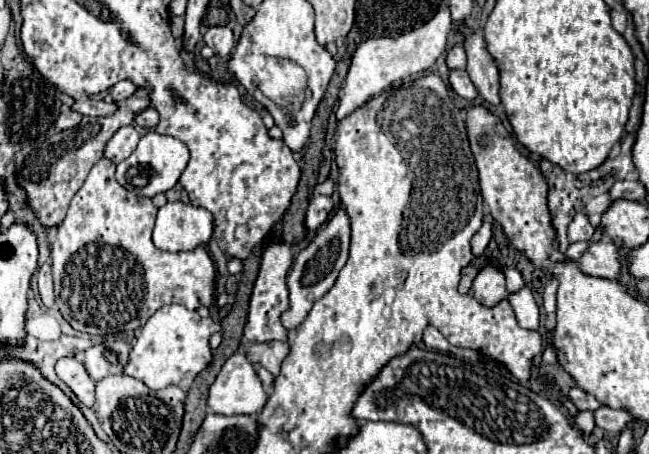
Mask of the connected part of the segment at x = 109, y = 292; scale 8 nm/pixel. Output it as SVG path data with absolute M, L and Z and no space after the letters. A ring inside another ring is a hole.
M101 158L89 172L85 184L73 196L67 216L61 222L55 240L51 242L55 304L71 328L95 336L131 332L143 326L161 306L181 304L187 310L211 306L215 290L215 266L205 248L195 248L185 254L171 254L155 248L151 232L155 226L157 208L151 198L133 196L115 180L115 164Z

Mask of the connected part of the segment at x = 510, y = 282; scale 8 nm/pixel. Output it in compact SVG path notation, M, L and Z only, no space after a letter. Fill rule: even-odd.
M505 266L505 268L503 268L503 274L505 274L505 280L507 280L508 292L515 292L517 288L521 288L521 286L525 284L523 278L521 278L521 274L519 274L515 268Z

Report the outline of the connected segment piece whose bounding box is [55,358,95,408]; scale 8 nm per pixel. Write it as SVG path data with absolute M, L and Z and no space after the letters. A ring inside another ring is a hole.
M61 358L55 372L87 408L95 406L95 382L89 378L85 366L77 358Z

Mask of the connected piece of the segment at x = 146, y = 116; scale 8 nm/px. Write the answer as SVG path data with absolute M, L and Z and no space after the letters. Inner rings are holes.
M149 106L149 108L135 114L135 124L143 126L143 128L155 128L157 122L159 122L159 114L153 106Z

